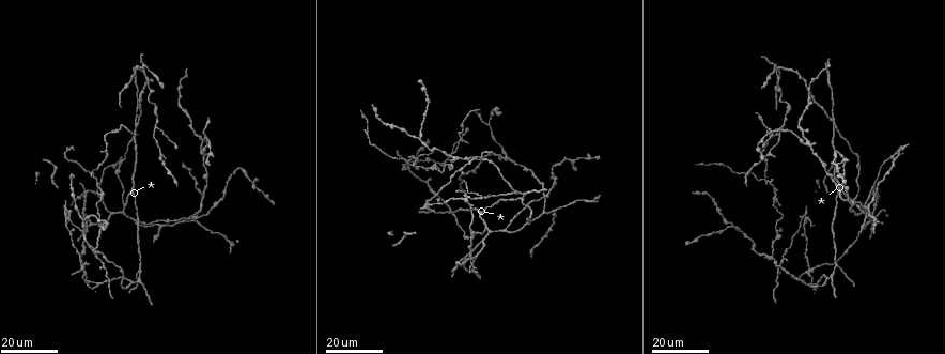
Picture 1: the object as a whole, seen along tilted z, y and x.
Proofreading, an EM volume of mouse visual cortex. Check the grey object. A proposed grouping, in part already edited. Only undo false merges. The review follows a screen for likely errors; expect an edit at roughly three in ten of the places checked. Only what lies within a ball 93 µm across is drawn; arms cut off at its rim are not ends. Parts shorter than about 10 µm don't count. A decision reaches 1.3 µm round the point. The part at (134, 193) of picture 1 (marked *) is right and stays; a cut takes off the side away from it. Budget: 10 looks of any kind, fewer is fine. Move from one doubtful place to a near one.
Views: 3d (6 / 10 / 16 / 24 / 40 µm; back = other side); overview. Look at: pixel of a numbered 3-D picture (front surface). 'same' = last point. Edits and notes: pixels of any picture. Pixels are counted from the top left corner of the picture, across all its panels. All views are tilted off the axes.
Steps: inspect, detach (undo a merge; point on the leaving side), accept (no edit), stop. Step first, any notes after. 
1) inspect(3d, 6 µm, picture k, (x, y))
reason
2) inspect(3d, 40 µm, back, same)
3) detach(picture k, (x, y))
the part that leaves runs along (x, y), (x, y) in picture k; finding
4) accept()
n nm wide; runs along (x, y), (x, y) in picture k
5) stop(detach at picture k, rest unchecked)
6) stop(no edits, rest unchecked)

inspect(3d, 16 µm, picture 1, (555, 209))
a fork

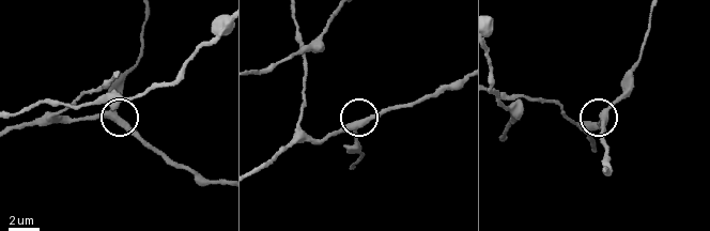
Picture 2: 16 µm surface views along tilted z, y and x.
inspect(3d, 6 µm, picture 2, (610, 106))

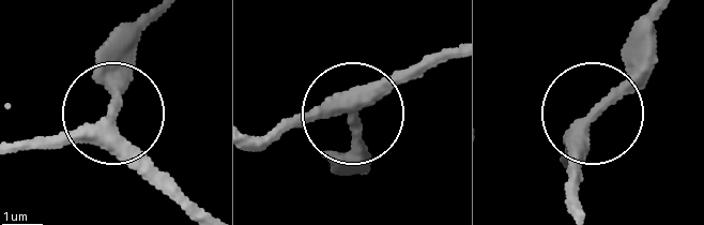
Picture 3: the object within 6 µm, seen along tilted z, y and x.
accept()
side arm 21 µm; runs along (253, 146), (350, 114), (430, 62) in picture 3; all the same cell

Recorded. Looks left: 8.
inspect(3d, 24 µm, picture 1, (195, 215))
looks like a crossing

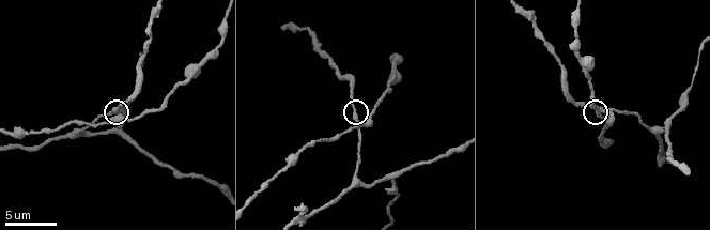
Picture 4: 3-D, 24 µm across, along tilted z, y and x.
inspect(3d, 6 µm, picture 4, (115, 112))
closer look

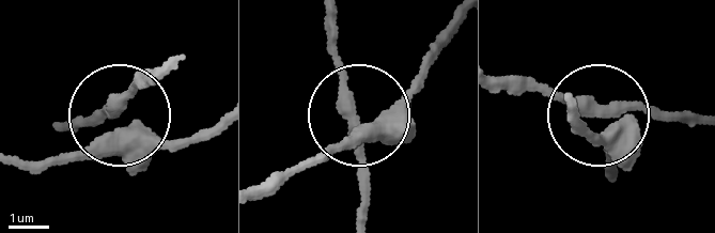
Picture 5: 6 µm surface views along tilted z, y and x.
accept()
320 nm wide; one cell here

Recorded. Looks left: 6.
inspect(3d, 16 µm, picture 1, (156, 128))
two arms in line, one across

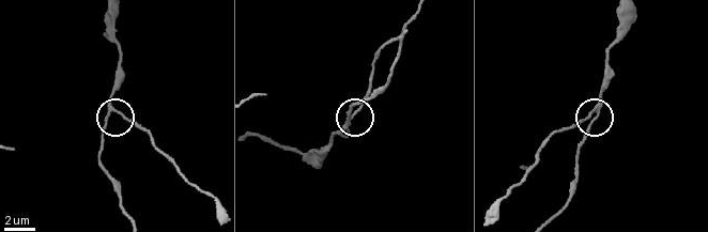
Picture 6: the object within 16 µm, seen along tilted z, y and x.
inspect(3d, 6 µm, picture 6, (596, 110))

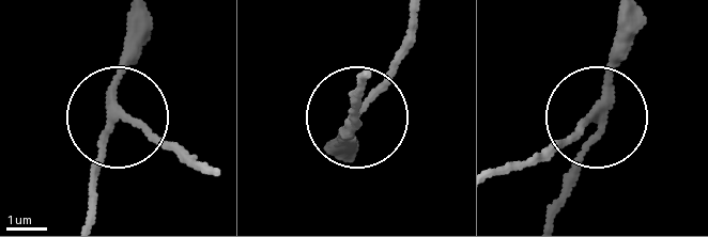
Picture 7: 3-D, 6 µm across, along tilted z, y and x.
accept()
3 arms; runs along (141, 20), (121, 109), (183, 161) in picture 7; one cell here

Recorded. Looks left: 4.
inspect(3d, 16 µm, picture 1, (786, 113))
calibre changes

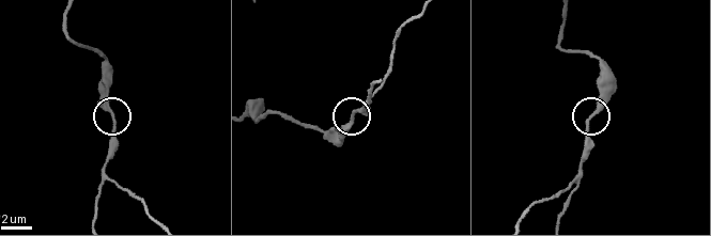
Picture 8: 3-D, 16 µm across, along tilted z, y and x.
inspect(3d, 6 µm, picture 8, (601, 105))

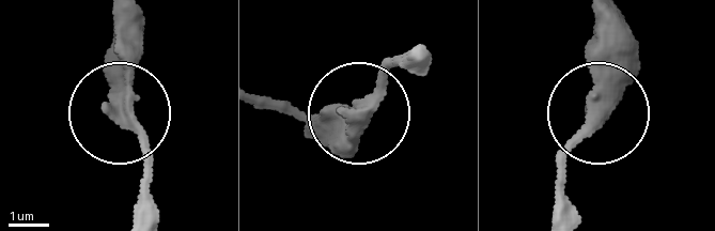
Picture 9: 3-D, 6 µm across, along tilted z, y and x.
accept()
runs along (593, 14), (594, 116), (556, 200) in picture 9; continuous, no second cell

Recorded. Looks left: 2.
inspect(3d, 16 µm, picture 1, (86, 191))
four arms meet

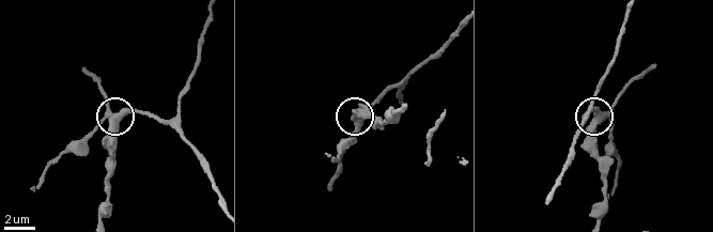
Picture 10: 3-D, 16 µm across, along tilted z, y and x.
inspect(3d, 6 µm, picture 10, (356, 120))
closer look

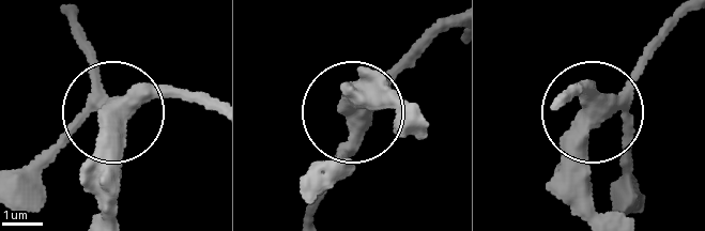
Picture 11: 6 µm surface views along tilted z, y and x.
accept()
420 nm wide; one cell here

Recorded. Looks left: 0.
stop(no edits, rest unchecked)

